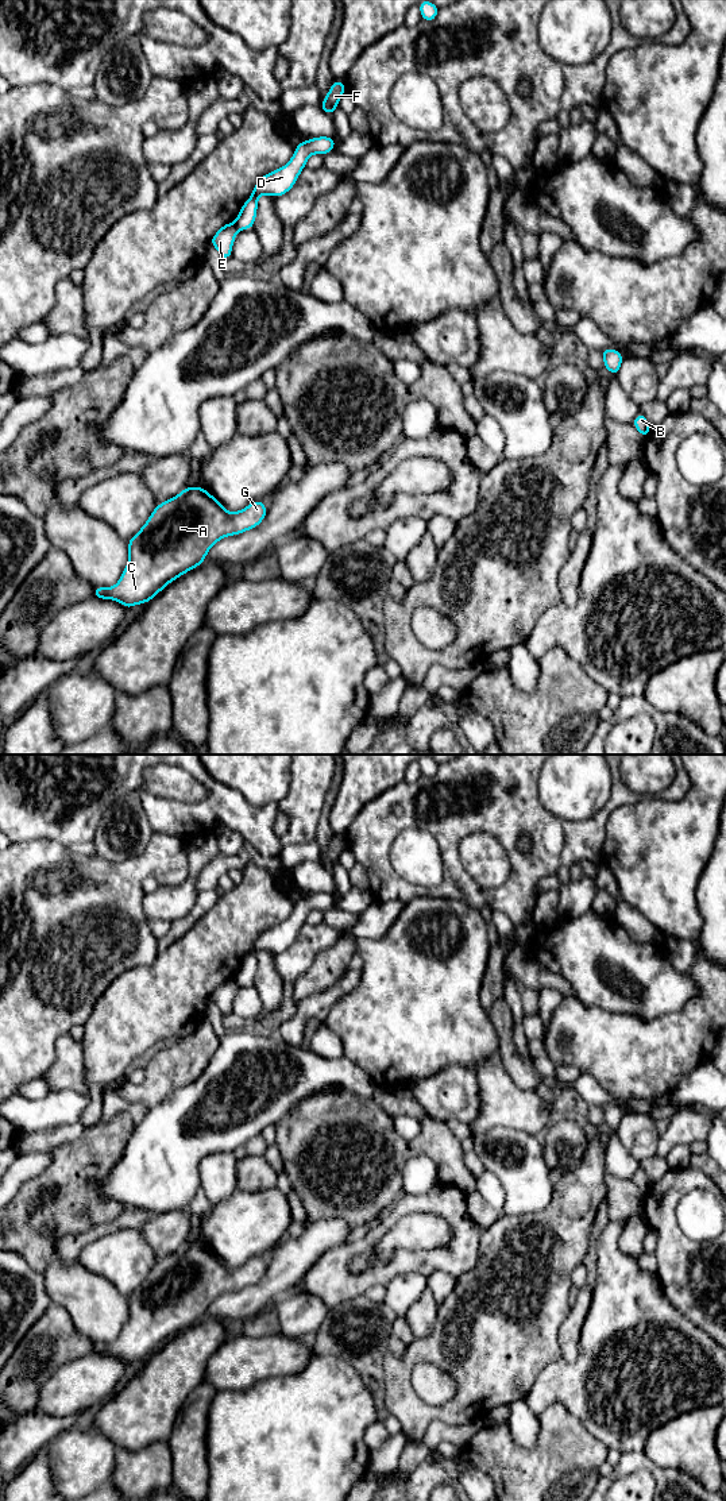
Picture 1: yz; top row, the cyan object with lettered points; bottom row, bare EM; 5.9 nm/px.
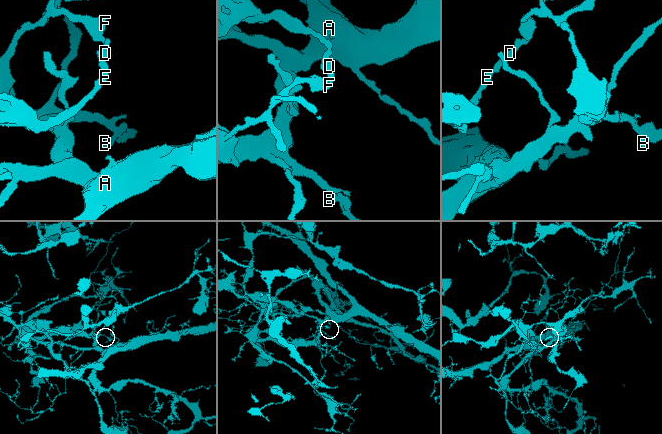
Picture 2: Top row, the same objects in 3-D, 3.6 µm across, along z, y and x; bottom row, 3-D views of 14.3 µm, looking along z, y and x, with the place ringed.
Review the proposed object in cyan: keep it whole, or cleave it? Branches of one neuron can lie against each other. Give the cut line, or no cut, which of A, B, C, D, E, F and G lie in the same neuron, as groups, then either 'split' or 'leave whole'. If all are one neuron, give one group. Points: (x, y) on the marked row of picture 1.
cut in yz along (235, 222), (239, 228); A B C D F G / E; split

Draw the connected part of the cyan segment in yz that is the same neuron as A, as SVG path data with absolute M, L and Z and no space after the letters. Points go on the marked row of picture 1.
M185 487L179 494L155 506L147 522L128 540L128 563L119 582L112 587L94 587L93 597L113 599L125 609L148 603L169 583L202 564L217 541L256 528L266 514L262 499L231 513L204 487Z

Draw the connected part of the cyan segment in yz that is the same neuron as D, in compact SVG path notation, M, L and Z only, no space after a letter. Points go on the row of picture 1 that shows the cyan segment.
M317 136L306 142L298 142L291 159L285 166L264 174L256 181L250 198L244 201L235 220L238 228L252 229L258 212L258 198L263 194L274 197L286 194L296 185L309 157L313 154L325 155L333 151L335 144L336 139L331 136Z

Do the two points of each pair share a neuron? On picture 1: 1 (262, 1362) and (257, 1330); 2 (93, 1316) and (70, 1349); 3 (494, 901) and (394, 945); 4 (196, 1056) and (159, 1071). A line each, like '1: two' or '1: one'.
1: two
2: two
3: two
4: one

